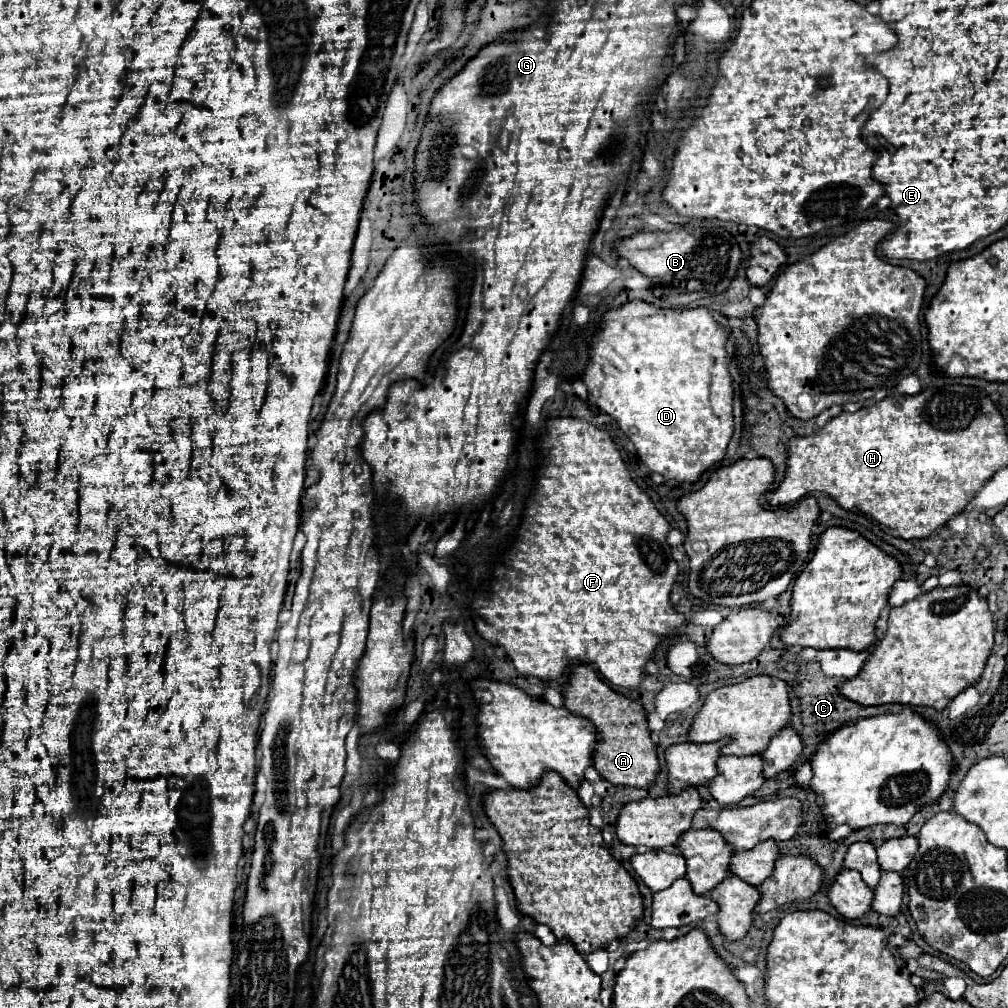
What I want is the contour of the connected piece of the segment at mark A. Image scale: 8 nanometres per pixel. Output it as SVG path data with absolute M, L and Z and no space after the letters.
M577 664L571 668L569 682L565 686L563 702L573 714L579 714L593 722L597 730L597 742L593 752L593 766L603 780L611 784L649 788L659 774L659 760L655 754L655 744L649 736L645 710L639 702L613 692L591 666Z

